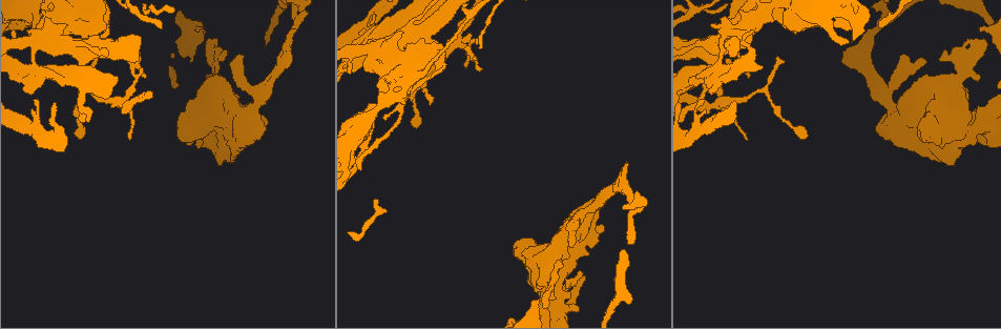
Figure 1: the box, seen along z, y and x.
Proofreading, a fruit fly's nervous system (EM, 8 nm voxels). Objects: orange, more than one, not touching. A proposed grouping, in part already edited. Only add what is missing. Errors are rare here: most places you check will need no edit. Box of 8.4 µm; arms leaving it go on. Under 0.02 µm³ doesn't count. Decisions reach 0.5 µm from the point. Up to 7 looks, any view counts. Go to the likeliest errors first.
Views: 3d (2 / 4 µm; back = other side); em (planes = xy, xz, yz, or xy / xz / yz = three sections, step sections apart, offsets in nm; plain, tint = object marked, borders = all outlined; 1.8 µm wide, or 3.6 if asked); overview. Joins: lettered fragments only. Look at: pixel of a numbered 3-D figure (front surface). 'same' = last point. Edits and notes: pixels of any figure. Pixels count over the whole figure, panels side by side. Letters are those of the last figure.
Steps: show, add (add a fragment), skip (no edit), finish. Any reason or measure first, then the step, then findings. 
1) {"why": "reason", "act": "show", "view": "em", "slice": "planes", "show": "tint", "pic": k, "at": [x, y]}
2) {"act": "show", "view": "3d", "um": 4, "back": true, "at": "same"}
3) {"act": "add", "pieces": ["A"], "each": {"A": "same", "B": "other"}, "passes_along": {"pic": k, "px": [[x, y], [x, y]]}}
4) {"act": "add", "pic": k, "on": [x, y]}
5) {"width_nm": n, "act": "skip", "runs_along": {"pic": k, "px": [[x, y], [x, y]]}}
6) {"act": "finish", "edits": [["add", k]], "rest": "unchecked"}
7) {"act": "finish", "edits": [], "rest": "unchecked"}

{"act": "show", "view": "em", "slice": "xz", "step": 16, "show": "tint", "pic": 1, "at": [705, 111]}

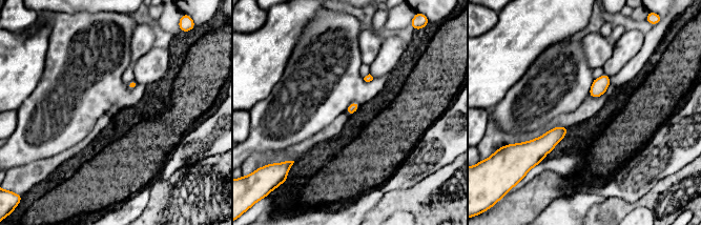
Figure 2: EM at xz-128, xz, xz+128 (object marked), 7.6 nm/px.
{"act": "show", "view": "em", "slice": "planes", "show": "borders", "at": "same"}

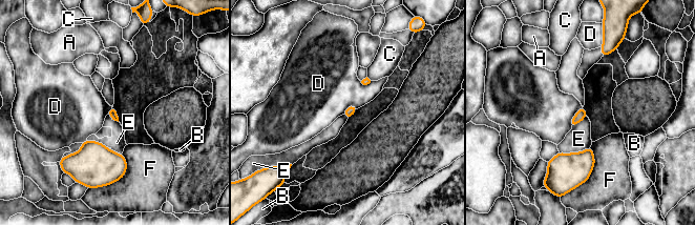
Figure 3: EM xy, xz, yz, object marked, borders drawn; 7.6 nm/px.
{"act": "skip", "each": {"A": "other", "B": "other", "C": "other", "D": "other", "E": "other", "F": "other"}, "border": {"pic": 3, "px": [[590, 145], [580, 151], [559, 151]]}, "found": "no lettered fragment goes on from it"}

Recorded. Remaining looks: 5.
{"act": "show", "view": "3d", "um": 2, "pic": 1, "at": [202, 28]}

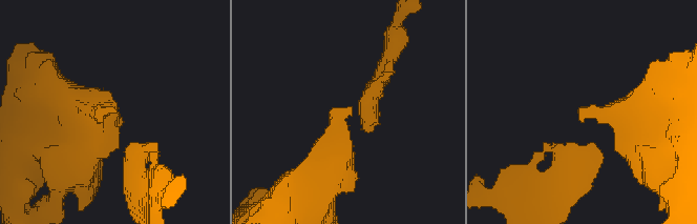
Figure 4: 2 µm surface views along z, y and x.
{"act": "show", "view": "em", "slice": "yz", "step": 4, "show": "tint", "pic": 4, "at": [351, 107]}

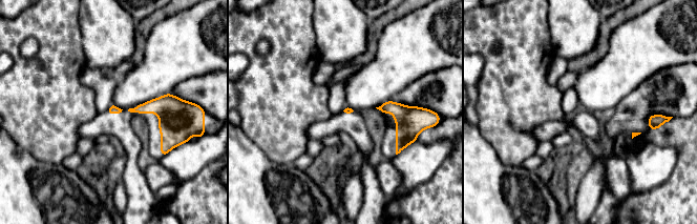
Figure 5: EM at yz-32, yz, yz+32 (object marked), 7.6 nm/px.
{"act": "show", "view": "em", "slice": "yz", "step": 4, "show": "borders", "at": "same"}

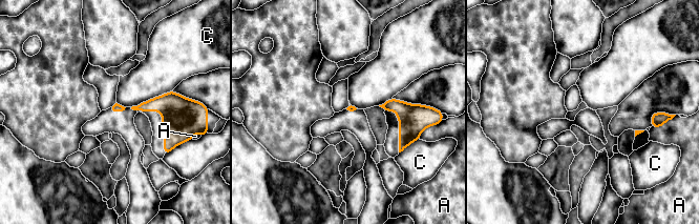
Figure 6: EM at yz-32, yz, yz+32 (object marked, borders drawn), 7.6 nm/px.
{"act": "skip", "each": {"A": "other", "C": "other"}, "border": {"pic": 6, "px": [[172, 89], [131, 107]]}, "found": "none of them fits"}

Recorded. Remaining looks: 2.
{"why": "branch stops here", "act": "show", "view": "3d", "um": 2, "pic": 1, "at": [798, 31]}

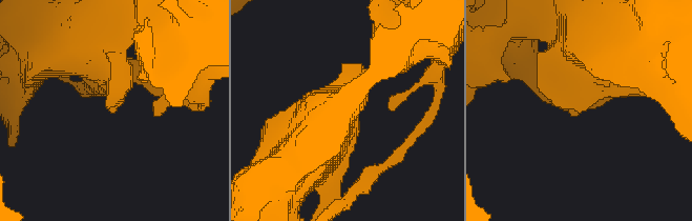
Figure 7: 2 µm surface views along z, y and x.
{"why": "now the EM", "act": "show", "view": "em", "slice": "xz", "step": 4, "show": "borders", "pic": 7, "at": [575, 108]}

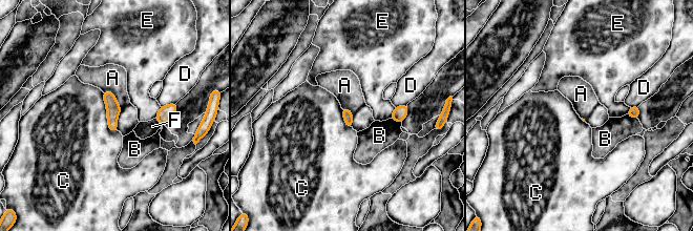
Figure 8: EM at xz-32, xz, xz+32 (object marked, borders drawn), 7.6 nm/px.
{"act": "skip", "each": {"A": "other", "B": "other", "C": "other", "D": "other", "E": "other", "F": "other"}, "border": {"pic": 8, "px": [[104, 90], [121, 108], [118, 130]]}, "found": "no lettered fragment goes on from it"}

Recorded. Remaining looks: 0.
{"act": "finish", "edits": [], "rest": "unchecked"}

